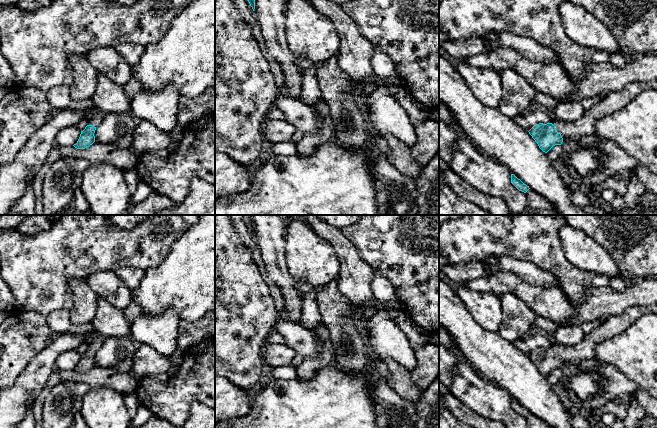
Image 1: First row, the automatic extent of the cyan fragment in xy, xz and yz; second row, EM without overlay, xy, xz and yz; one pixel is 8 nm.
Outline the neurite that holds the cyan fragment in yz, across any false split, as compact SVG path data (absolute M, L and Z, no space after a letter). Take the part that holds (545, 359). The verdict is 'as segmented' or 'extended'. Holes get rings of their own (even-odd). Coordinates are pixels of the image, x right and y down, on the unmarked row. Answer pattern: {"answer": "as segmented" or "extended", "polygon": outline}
{"answer": "extended", "polygon": "M657 303L629 307L619 315L610 316L573 347L567 347L554 341L550 347L536 348L528 356L539 372L547 377L553 370L561 369L564 364L577 365L585 359L595 358L596 344L624 332L637 319L647 313L657 314Z"}

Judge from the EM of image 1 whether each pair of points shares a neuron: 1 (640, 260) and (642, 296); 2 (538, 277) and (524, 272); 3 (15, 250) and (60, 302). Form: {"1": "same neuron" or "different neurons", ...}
{"1": "different neurons", "2": "same neuron", "3": "same neuron"}

